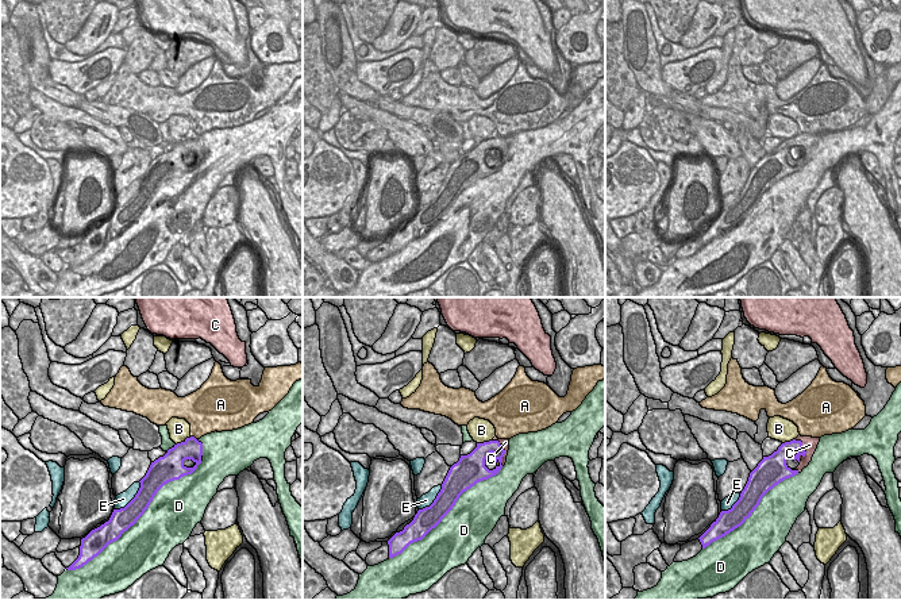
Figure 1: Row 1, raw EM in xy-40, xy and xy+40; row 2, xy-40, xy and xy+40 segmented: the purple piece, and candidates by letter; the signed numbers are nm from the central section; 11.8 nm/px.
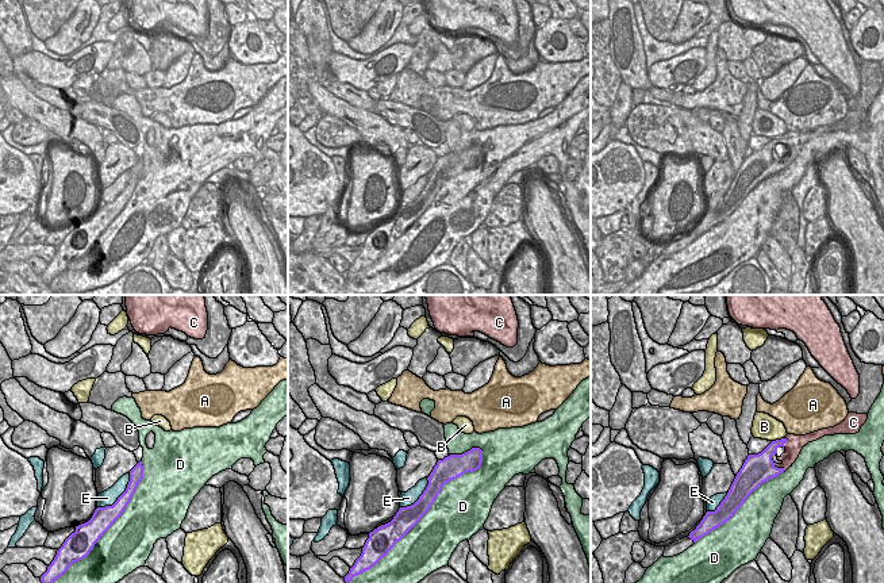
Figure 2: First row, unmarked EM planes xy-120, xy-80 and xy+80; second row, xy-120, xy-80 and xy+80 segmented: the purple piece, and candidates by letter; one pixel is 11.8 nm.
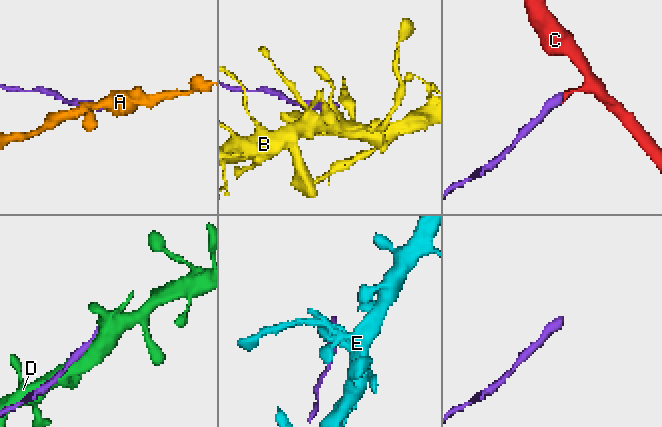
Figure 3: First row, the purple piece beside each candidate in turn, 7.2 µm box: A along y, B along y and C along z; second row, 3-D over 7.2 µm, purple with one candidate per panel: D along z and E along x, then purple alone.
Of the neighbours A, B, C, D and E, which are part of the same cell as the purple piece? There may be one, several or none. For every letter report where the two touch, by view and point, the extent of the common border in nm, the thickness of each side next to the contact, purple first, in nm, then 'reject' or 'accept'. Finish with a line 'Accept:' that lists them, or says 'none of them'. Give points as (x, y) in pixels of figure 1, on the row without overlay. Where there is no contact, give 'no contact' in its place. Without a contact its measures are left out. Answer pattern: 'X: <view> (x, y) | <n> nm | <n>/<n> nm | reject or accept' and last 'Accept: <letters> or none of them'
A: xy-40 (193, 134) | 100 nm | 240/360 nm | reject
B: xy-40 (183, 139) | 220 nm | 240/260 nm | reject
C: xy (504, 147) | 340 nm | 160/90 nm | accept
D: xy-40 (138, 215) | 2050 nm | 280/500 nm | reject
E: xy-40 (133, 196) | 460 nm | 240/160 nm | reject
Accept: C

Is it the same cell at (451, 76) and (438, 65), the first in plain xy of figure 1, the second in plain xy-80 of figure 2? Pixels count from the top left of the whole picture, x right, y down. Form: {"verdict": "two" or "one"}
{"verdict": "two"}

